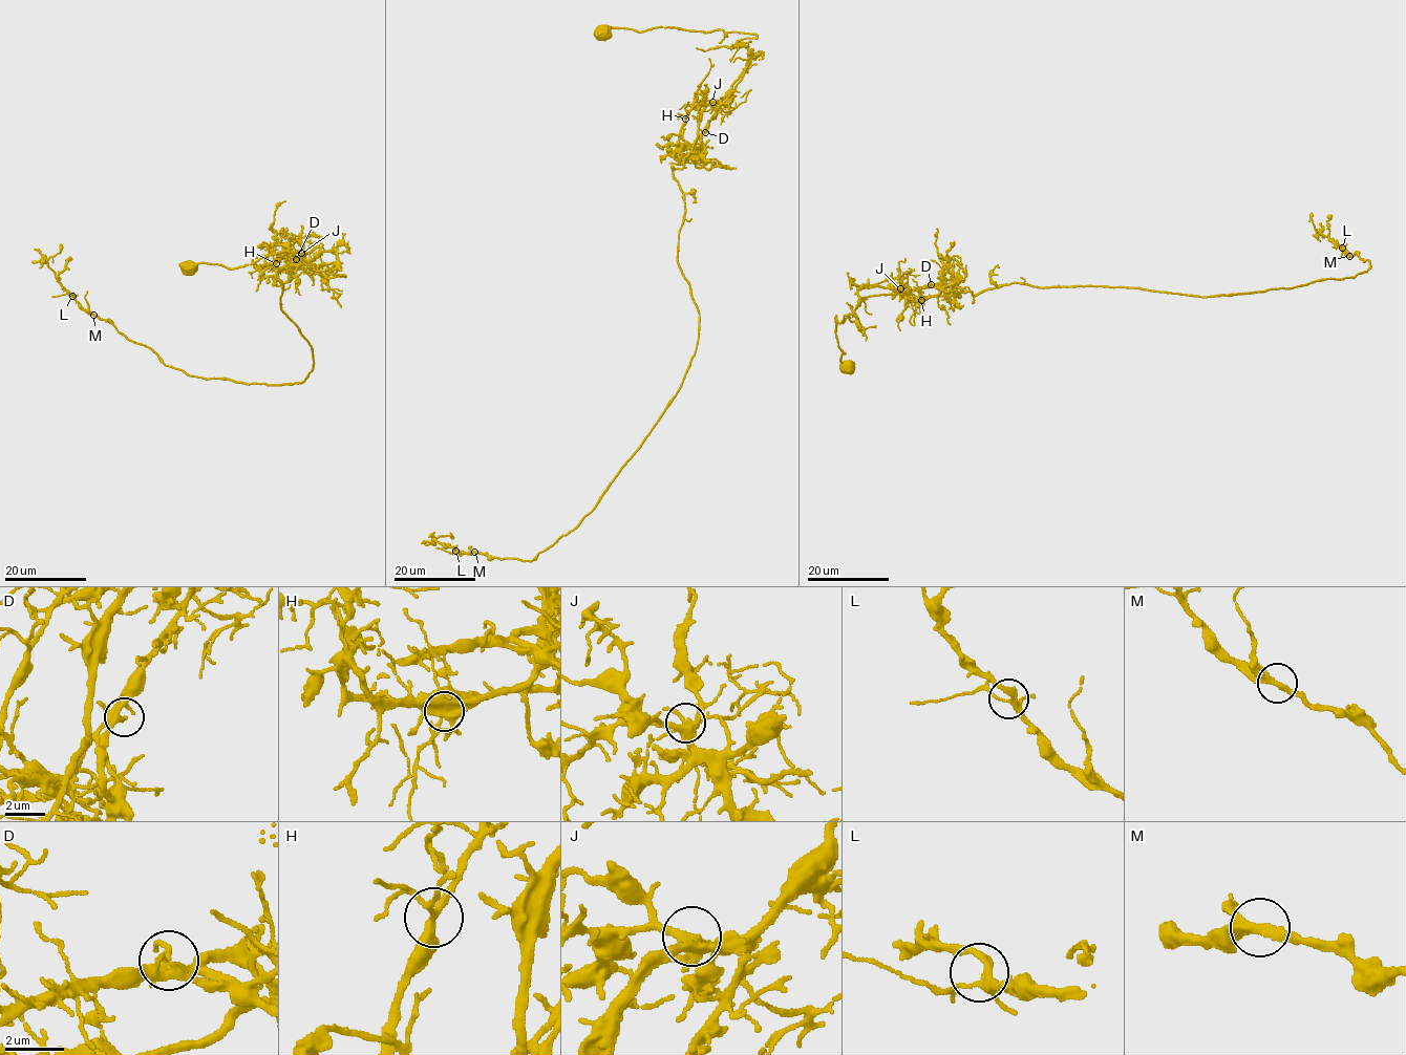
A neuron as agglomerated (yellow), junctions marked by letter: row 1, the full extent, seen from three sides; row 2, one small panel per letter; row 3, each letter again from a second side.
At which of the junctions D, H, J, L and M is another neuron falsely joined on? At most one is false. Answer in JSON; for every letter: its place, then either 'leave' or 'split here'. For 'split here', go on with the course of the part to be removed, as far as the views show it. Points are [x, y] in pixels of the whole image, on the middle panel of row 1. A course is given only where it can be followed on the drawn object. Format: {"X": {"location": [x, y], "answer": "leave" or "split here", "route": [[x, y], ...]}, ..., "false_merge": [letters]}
{"D": {"location": [705, 132], "answer": "split here", "route": [[705, 132], [694, 145], [698, 153], [695, 162], [684, 159], [708, 170], [712, 166], [732, 169]]}, "H": {"location": [685, 119], "answer": "leave"}, "J": {"location": [712, 102], "answer": "leave"}, "L": {"location": [455, 551], "answer": "leave"}, "M": {"location": [474, 552], "answer": "leave"}, "false_merge": ["D"]}

